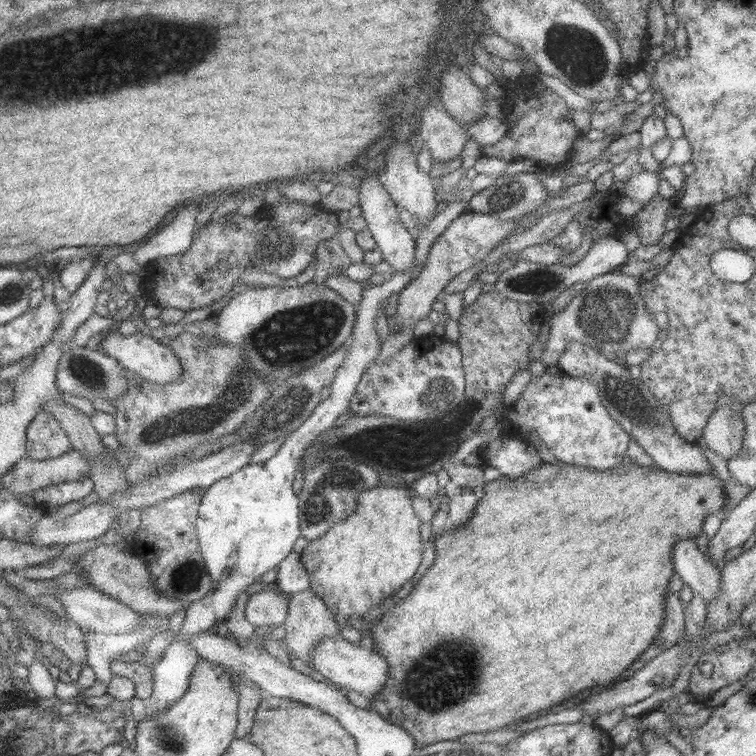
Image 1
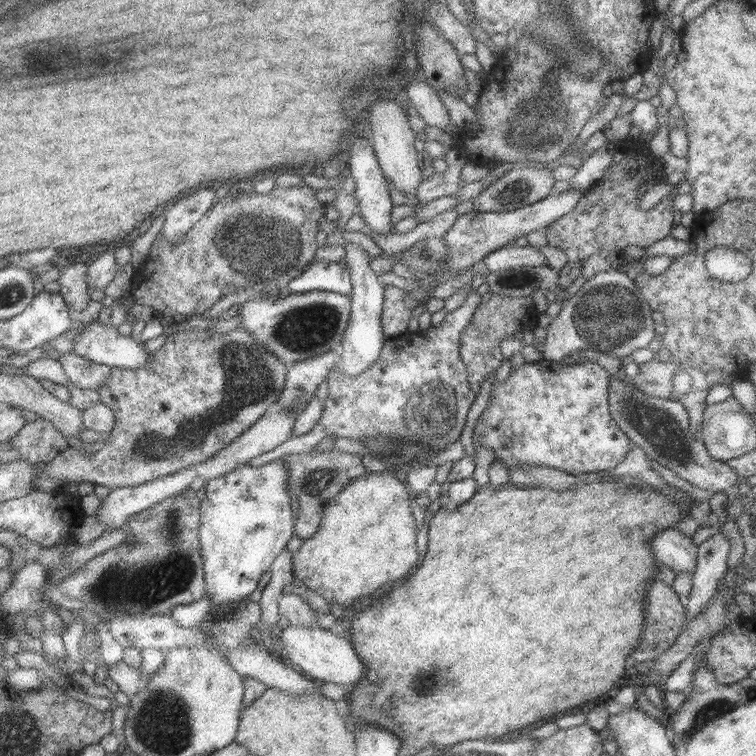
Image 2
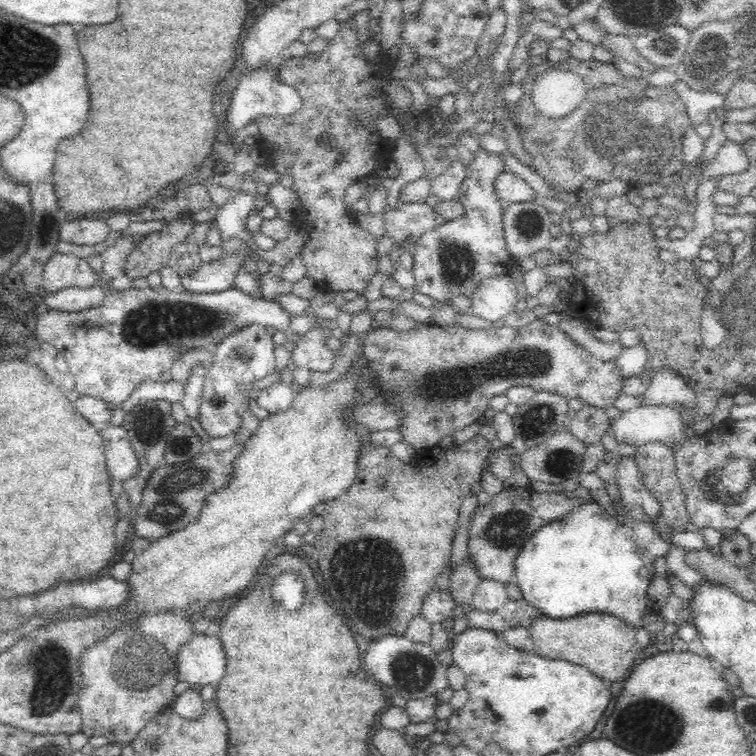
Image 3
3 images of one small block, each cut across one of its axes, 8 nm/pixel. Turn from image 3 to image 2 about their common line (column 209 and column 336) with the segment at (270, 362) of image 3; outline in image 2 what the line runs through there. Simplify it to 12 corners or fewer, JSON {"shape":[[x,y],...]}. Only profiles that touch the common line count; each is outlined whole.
{"shape":[[482,295],[389,338],[369,372],[327,380],[321,420],[255,461],[324,438],[444,451],[476,399],[460,356]]}

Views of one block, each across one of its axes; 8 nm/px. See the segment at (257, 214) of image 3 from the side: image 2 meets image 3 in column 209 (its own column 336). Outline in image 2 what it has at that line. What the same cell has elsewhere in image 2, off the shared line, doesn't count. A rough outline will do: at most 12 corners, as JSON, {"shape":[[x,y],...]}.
{"shape":[[315,260],[292,281],[294,293],[329,290],[353,297],[345,263]]}

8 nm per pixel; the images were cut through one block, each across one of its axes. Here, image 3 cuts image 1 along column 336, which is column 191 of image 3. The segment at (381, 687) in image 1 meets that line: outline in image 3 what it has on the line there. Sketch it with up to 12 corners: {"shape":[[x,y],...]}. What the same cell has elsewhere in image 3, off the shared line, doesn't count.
{"shape":[[195,632],[178,654],[178,679],[220,683],[228,657],[221,637]]}

